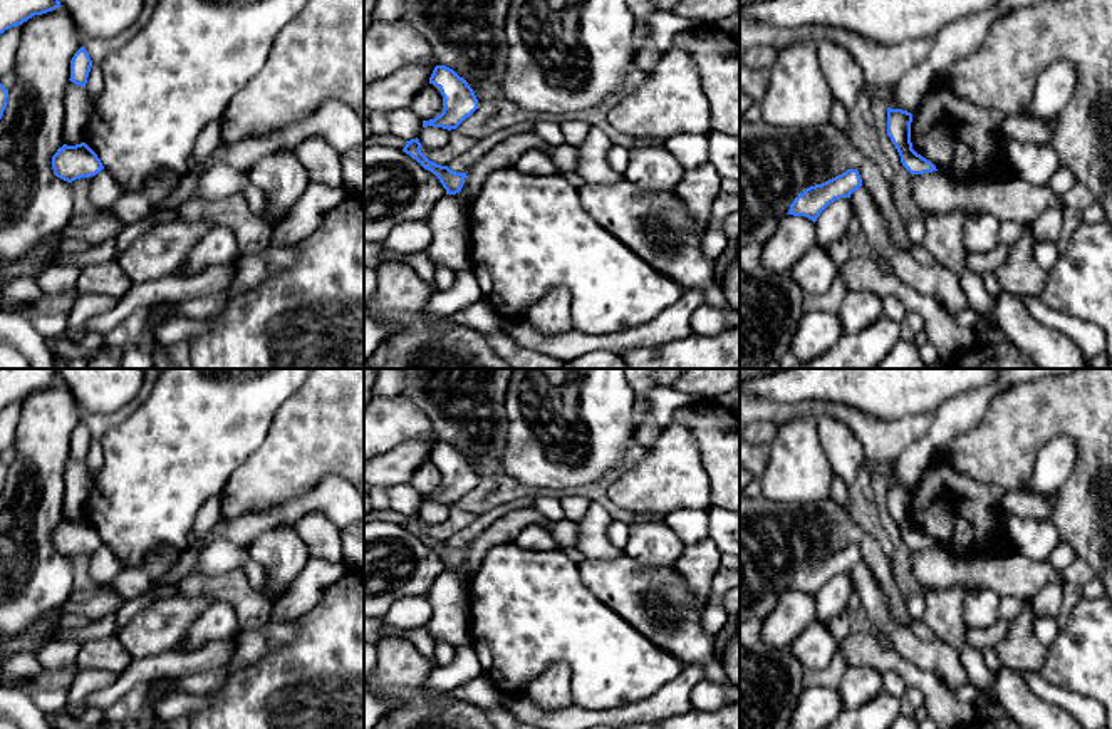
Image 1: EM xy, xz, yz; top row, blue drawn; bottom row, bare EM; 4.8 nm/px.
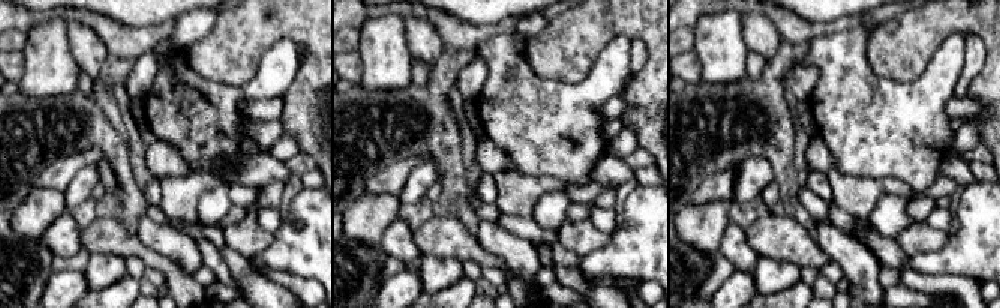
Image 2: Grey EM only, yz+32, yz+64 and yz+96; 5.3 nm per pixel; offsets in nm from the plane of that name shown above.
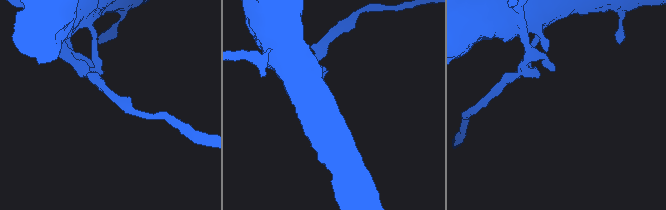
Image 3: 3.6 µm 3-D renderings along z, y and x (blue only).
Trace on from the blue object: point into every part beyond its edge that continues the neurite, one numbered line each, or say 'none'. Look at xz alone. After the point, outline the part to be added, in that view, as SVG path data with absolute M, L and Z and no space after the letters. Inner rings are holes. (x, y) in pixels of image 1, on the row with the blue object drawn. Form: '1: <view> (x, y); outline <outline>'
none

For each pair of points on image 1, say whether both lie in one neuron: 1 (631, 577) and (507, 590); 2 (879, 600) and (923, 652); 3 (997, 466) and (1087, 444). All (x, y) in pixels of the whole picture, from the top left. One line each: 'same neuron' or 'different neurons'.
1: different neurons
2: same neuron
3: same neuron

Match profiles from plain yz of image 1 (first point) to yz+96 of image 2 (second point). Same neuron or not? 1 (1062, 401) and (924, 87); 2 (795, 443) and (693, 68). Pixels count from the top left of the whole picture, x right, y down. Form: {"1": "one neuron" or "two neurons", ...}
{"1": "two neurons", "2": "two neurons"}

